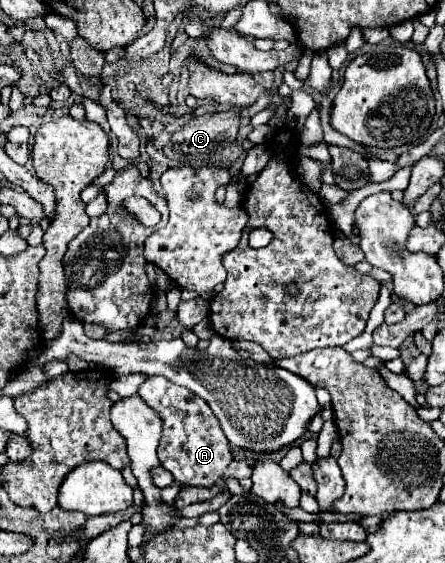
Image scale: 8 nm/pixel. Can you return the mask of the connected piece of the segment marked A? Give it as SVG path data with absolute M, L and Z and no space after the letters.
M162 376L146 378L146 382L140 384L138 394L154 412L158 412L162 420L162 440L158 446L160 464L184 486L216 484L232 462L232 454L228 450L226 436L220 430L218 418L214 418L210 406L206 406L206 402L190 390L176 386Z

